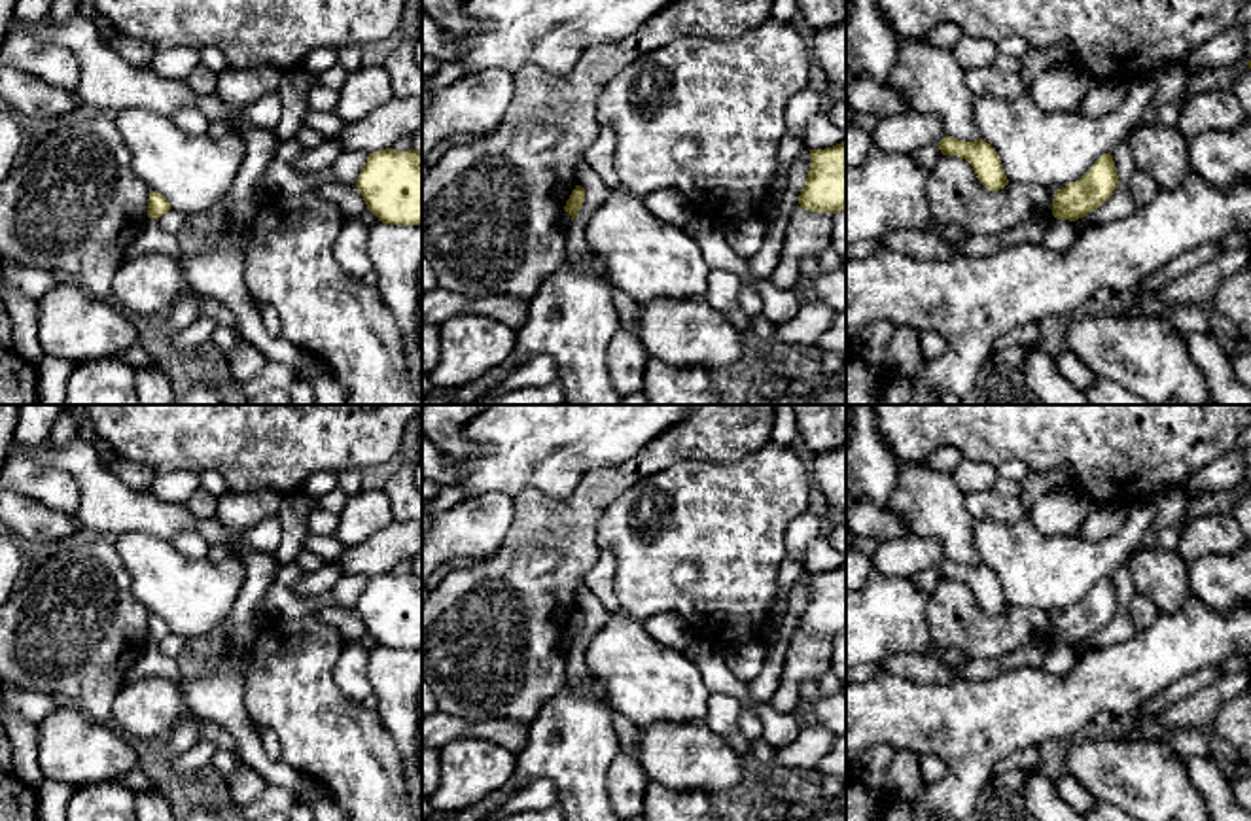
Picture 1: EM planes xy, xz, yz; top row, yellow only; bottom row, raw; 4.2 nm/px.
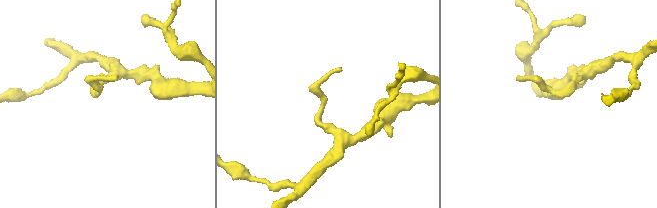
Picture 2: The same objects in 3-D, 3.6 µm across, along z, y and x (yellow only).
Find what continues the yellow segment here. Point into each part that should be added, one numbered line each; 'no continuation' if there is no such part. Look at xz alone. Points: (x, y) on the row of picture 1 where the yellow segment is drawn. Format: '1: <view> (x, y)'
no continuation

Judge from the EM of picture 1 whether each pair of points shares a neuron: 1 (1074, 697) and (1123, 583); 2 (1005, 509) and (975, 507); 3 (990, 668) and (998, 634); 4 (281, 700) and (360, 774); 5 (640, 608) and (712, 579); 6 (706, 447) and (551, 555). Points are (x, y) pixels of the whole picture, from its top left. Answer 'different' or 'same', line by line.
1: different
2: same
3: different
4: same
5: same
6: same

